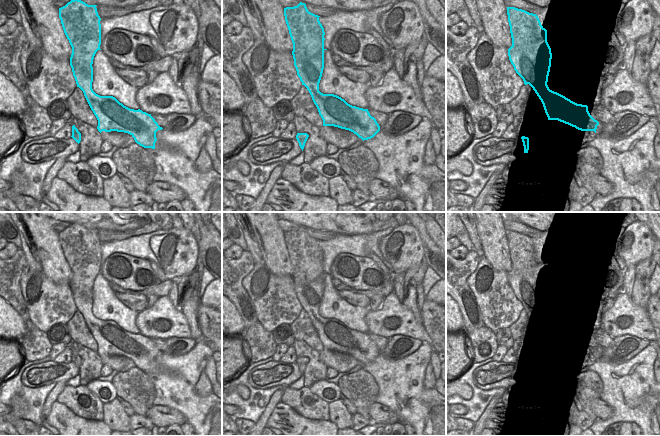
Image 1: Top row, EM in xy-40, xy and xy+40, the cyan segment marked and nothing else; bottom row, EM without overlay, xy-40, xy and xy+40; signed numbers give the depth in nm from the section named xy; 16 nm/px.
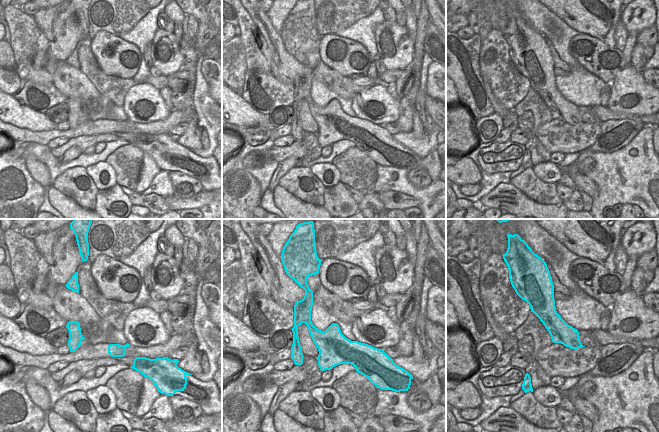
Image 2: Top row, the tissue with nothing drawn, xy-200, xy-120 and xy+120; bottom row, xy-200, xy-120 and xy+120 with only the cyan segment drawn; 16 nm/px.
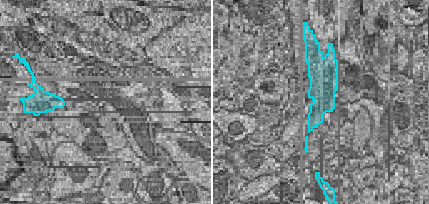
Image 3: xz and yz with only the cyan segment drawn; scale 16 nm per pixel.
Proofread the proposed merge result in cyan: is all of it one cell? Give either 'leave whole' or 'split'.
split

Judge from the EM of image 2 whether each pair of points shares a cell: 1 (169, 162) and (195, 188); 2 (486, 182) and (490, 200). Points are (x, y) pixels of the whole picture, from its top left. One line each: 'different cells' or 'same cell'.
1: different cells
2: different cells

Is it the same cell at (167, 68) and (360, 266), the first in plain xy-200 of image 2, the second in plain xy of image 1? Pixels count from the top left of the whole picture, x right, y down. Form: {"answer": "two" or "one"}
{"answer": "two"}

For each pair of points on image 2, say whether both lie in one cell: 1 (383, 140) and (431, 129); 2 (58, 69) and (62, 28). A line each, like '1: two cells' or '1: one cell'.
1: two cells
2: two cells

